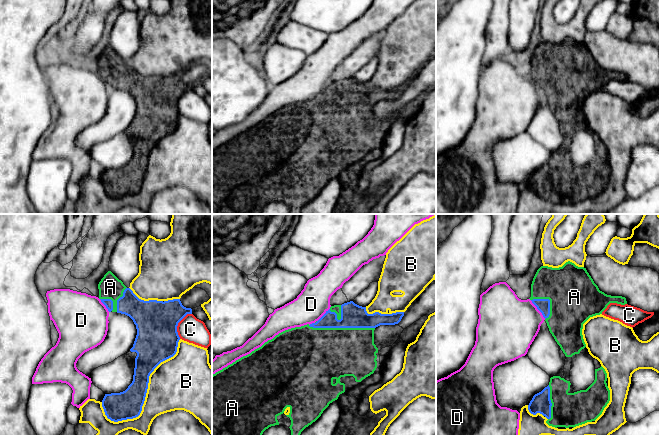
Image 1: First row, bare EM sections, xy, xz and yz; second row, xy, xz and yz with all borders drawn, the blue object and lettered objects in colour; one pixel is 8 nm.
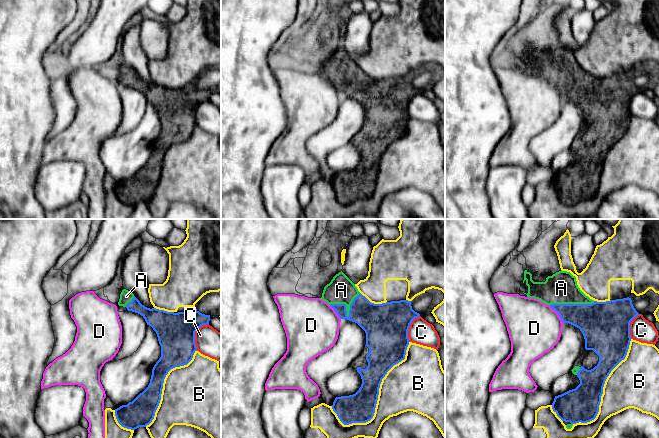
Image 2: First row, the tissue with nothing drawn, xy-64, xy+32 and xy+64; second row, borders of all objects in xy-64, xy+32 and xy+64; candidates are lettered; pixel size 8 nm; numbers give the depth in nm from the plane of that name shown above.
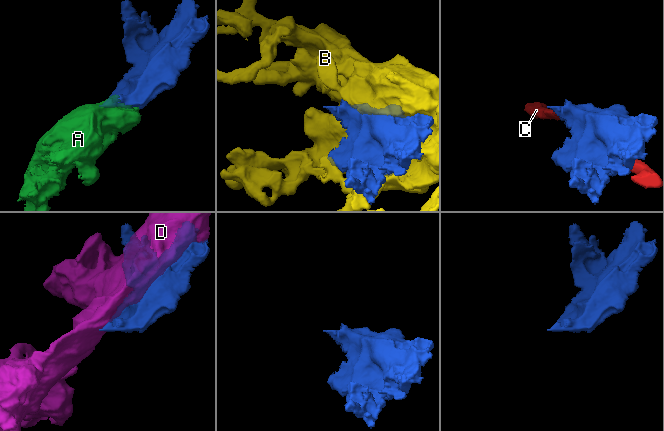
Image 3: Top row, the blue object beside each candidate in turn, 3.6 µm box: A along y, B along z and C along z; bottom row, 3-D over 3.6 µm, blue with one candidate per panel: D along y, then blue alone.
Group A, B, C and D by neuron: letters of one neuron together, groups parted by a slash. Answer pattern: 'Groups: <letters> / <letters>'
Groups: A / B / C / D

